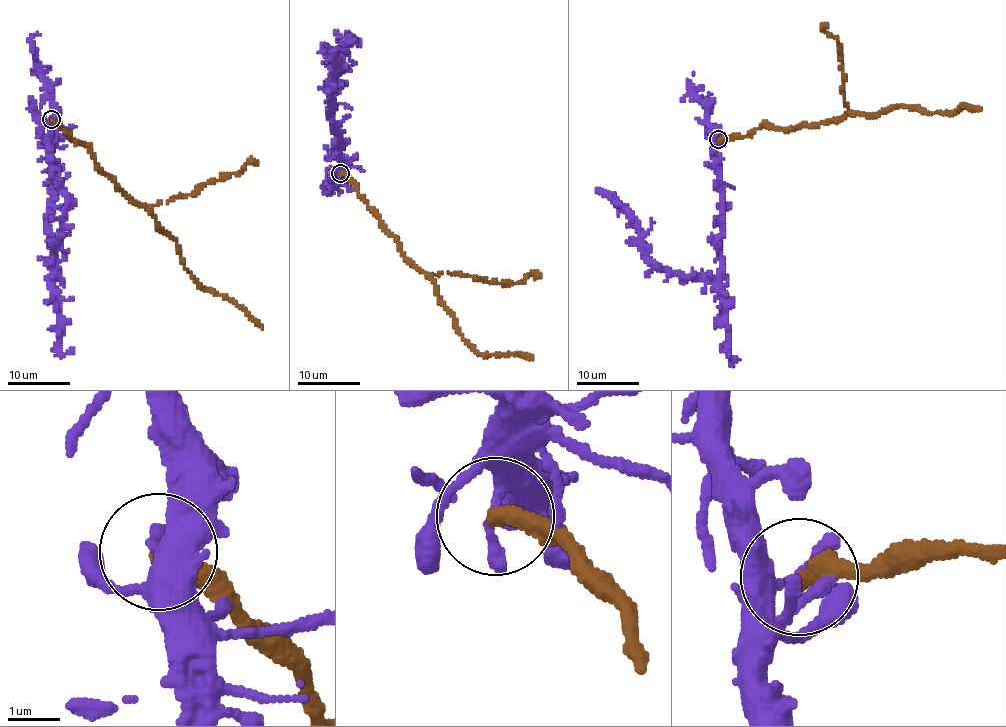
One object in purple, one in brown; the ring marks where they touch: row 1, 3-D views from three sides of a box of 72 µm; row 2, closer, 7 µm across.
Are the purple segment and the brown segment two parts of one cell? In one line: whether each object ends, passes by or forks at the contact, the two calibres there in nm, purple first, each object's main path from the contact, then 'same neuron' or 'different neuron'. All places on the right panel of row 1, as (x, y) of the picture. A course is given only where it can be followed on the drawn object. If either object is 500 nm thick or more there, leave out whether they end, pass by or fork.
purple ends; brown ends; calibres 440 and 320 nm; course purple (719, 138), (714, 158), (722, 215), (720, 275), (679, 277), (662, 271), (642, 249), (635, 216), (597, 189); course brown (719, 138), (747, 136), (764, 125), (790, 129), (849, 114), (881, 114), (899, 105), (980, 110); different neuron

